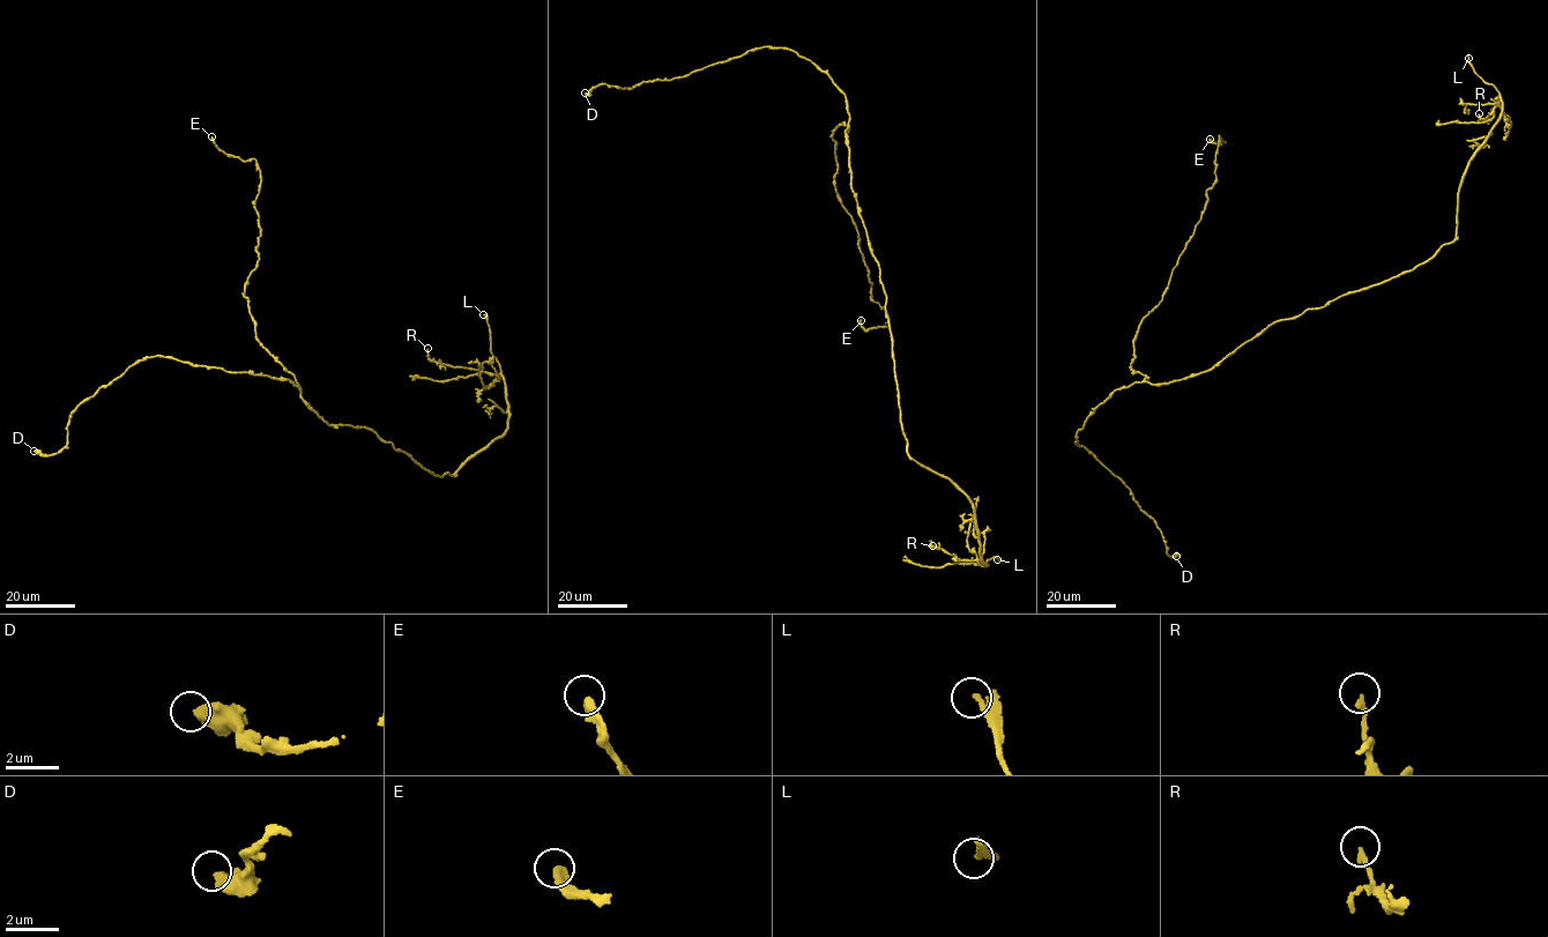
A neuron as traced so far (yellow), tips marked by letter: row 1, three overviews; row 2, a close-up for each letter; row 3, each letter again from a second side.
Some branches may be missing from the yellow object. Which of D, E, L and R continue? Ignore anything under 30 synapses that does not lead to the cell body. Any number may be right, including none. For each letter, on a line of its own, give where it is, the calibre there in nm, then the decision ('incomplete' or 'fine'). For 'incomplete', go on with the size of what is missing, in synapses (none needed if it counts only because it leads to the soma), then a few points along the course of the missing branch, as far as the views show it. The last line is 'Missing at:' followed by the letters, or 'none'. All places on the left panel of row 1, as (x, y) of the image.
D: at (34, 451); 440 nm thick; fine
E: at (211, 136); 360 nm thick; fine
L: at (483, 314); 200 nm thick; incomplete; missing branch runs (483, 314), (485, 295)
R: at (428, 348); 200 nm thick; fine
Missing at: L

